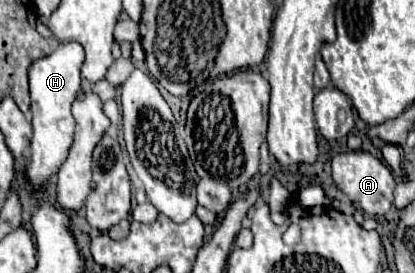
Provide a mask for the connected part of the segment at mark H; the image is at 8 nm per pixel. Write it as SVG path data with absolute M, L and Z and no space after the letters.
M59 42L51 54L33 60L29 66L33 138L31 138L31 162L27 166L27 178L35 186L43 186L67 158L75 130L71 104L75 100L77 90L81 88L79 70L83 60L85 60L85 50L79 42L67 42L67 44Z

